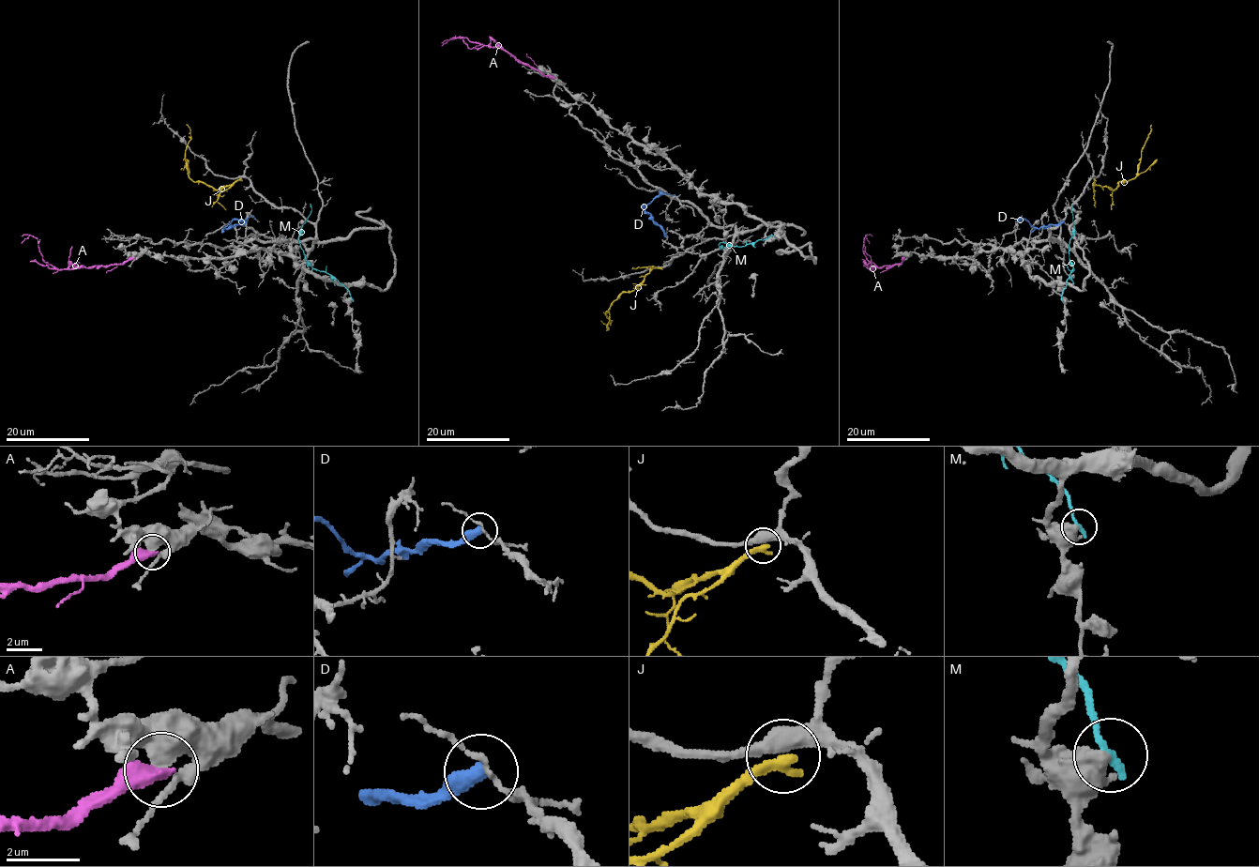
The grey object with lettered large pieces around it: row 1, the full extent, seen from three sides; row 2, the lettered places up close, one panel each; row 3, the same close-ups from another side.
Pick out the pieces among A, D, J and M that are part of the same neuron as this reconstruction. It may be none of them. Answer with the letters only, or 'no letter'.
no letter

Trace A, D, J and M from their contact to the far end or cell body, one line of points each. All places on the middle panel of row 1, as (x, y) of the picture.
A: (553, 77), (520, 63), (499, 48), (486, 45), (473, 49), (459, 36), (441, 42)
D: (666, 236), (644, 208), (663, 193), (675, 195)
J: (660, 268), (652, 269), (635, 288), (622, 293), (614, 300), (605, 314), (611, 323), (606, 325)
M: (772, 235), (743, 246), (730, 246), (721, 242), (720, 245), (721, 248), (730, 245)

